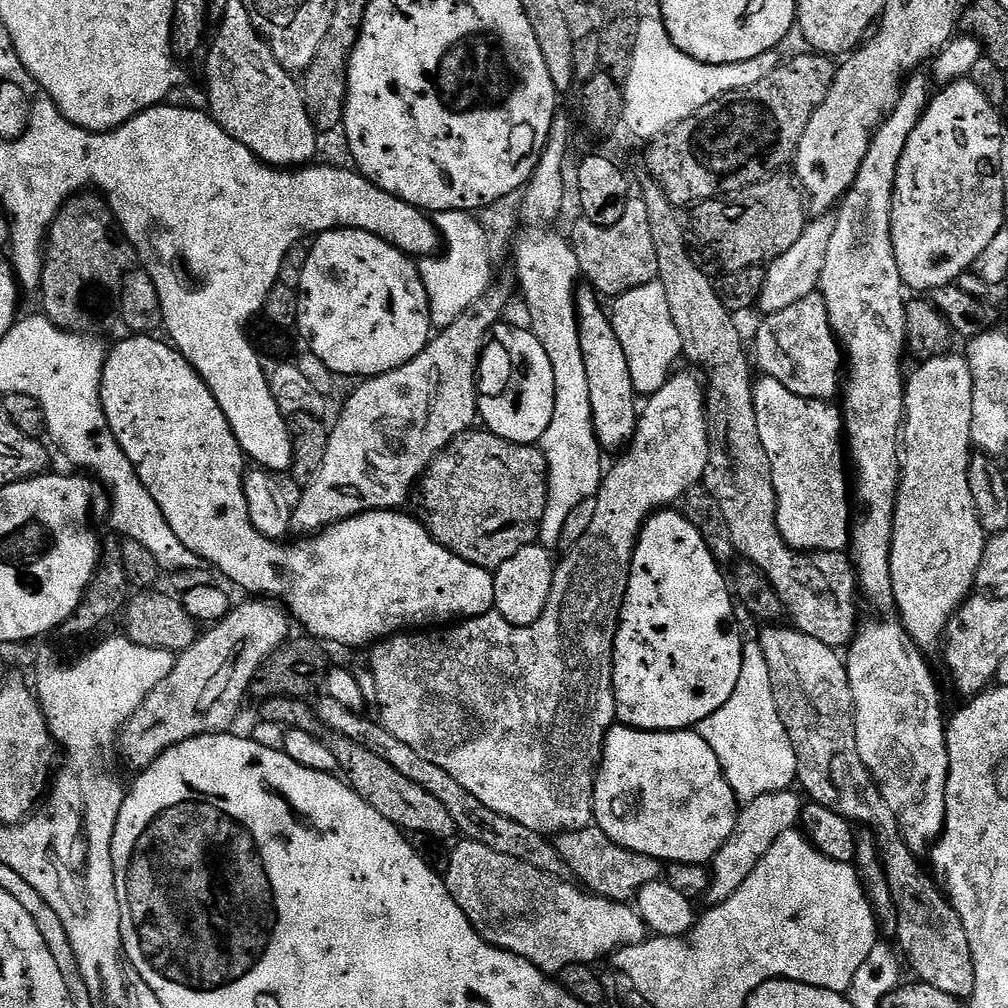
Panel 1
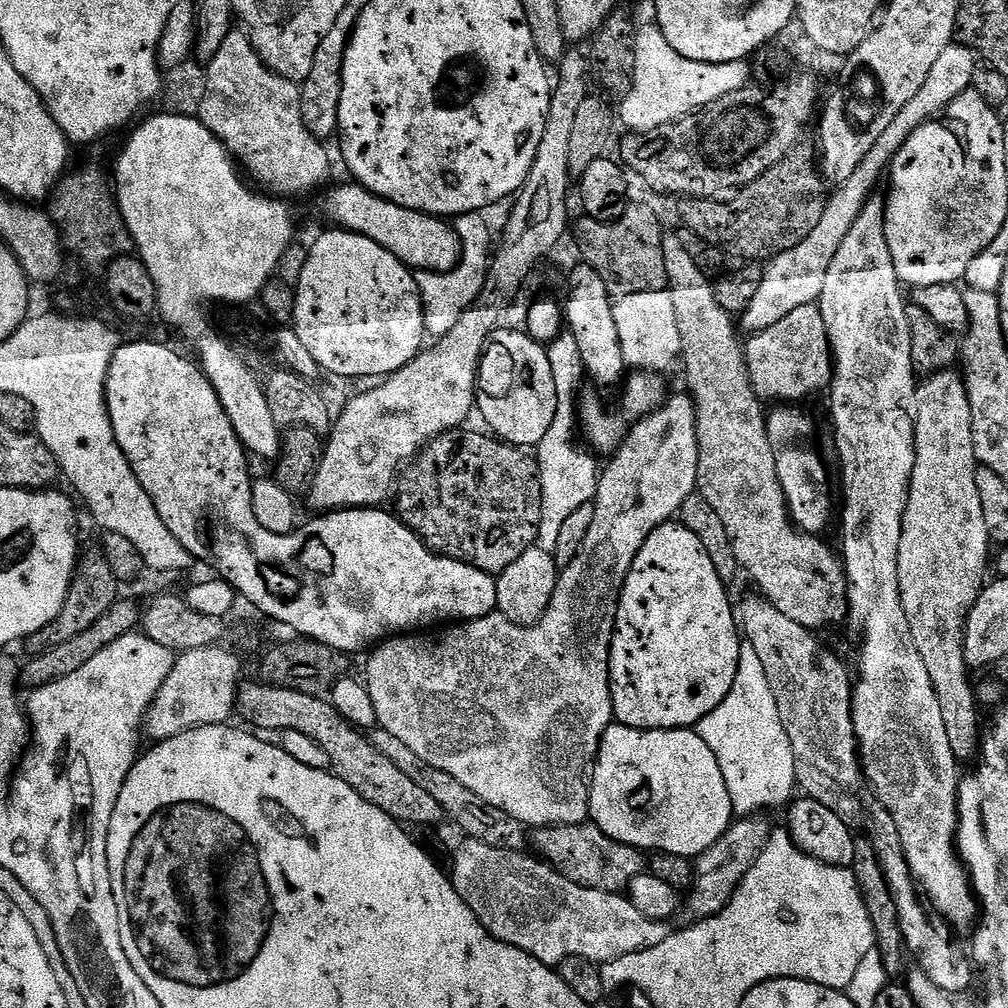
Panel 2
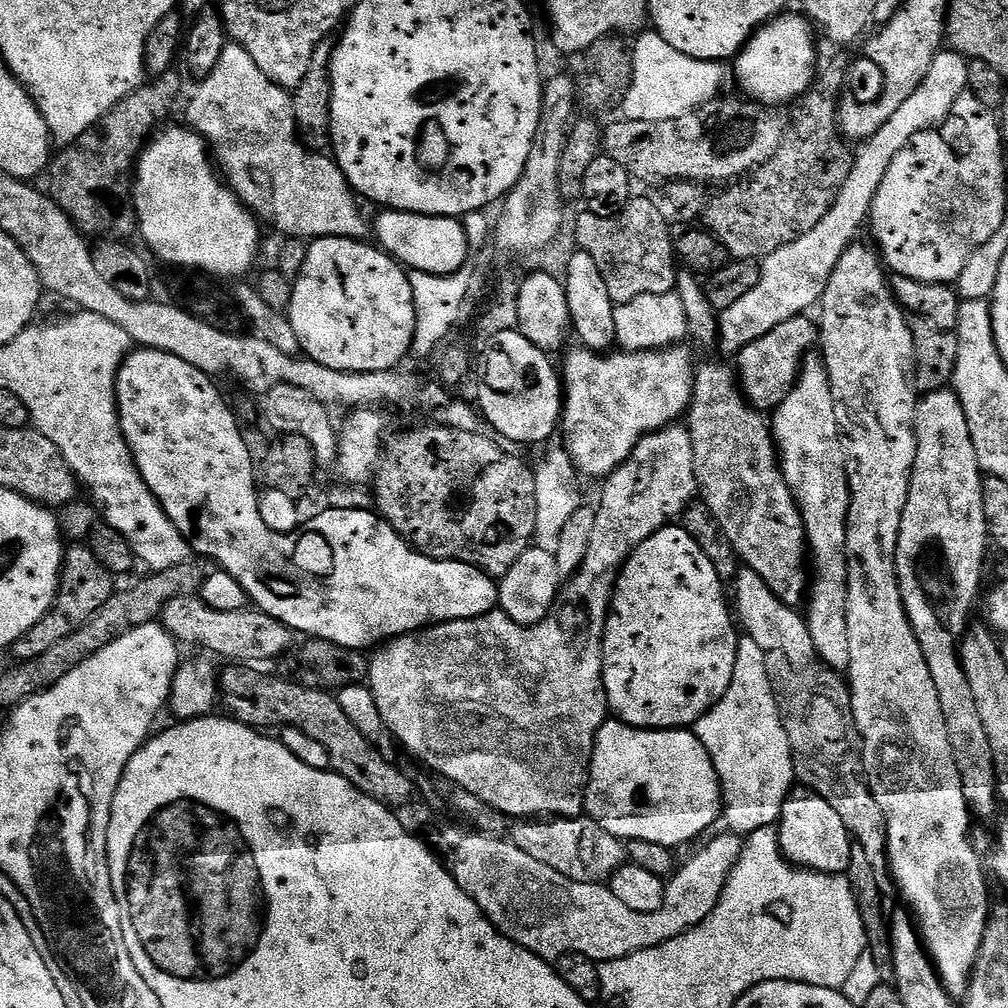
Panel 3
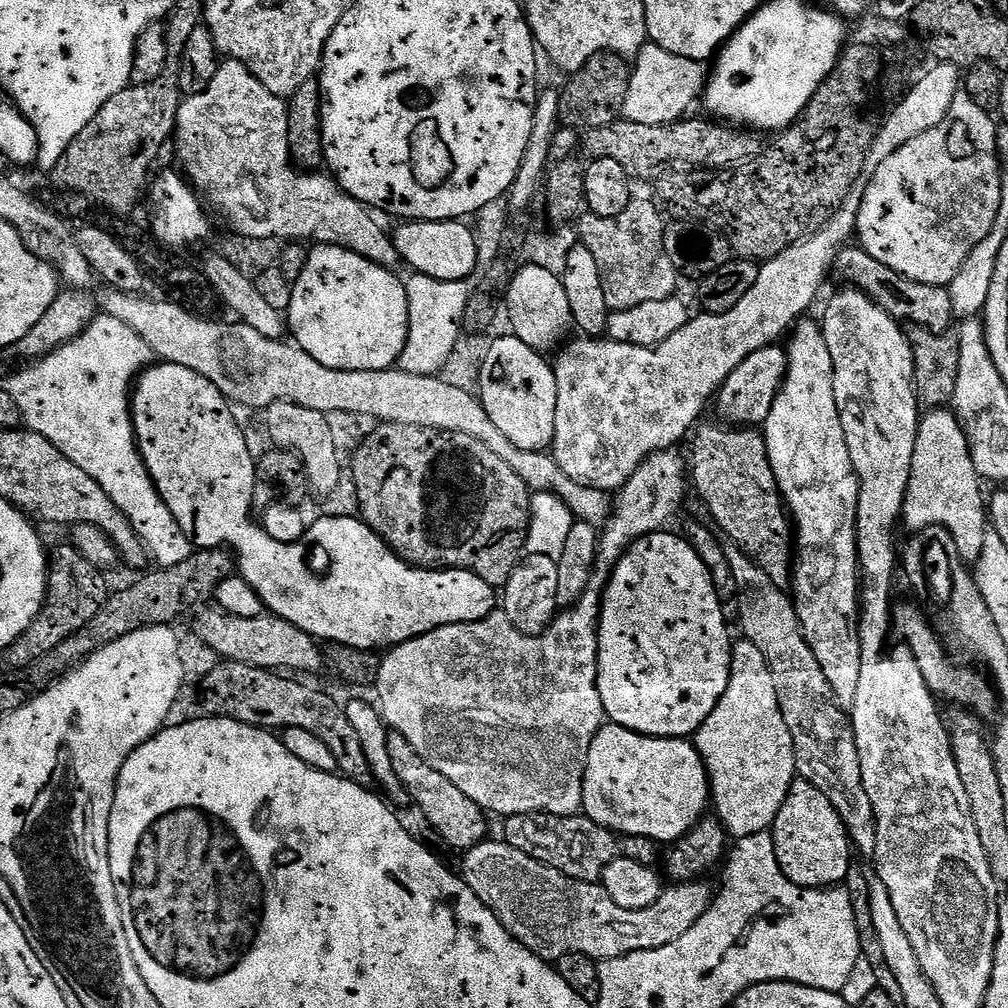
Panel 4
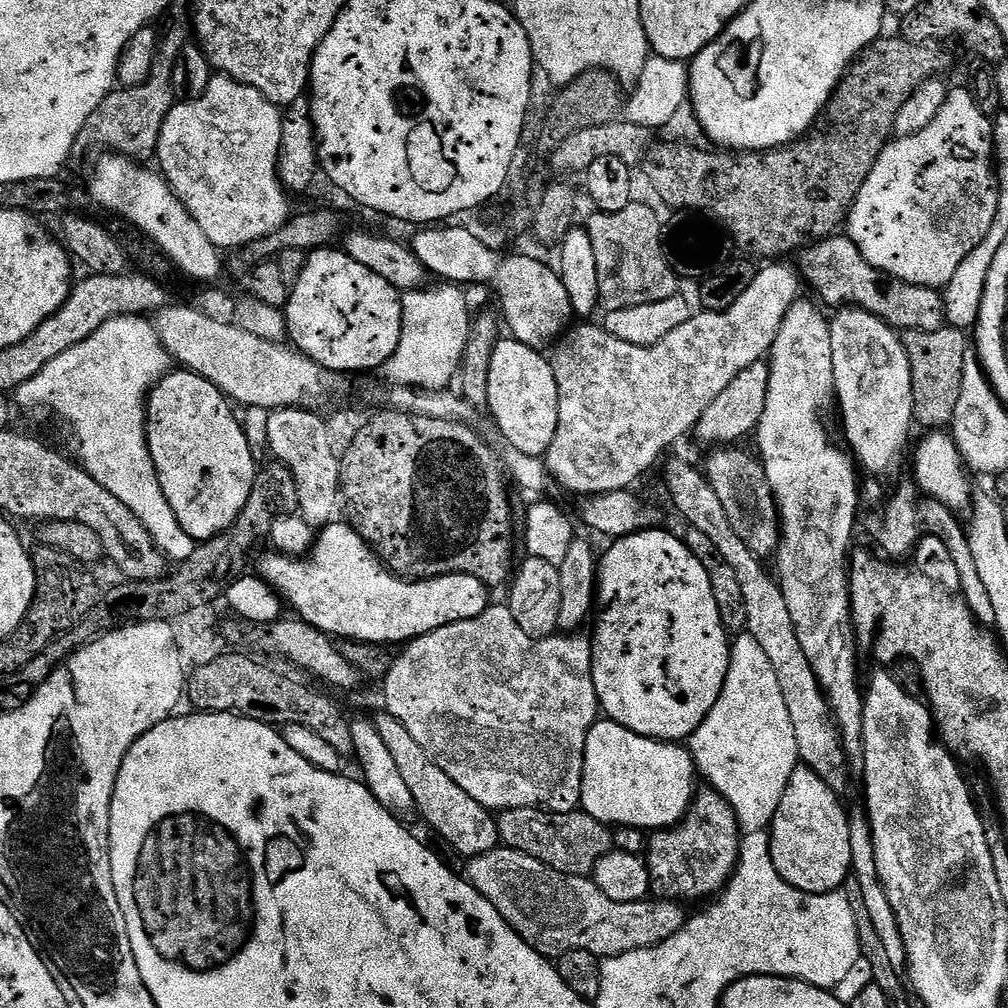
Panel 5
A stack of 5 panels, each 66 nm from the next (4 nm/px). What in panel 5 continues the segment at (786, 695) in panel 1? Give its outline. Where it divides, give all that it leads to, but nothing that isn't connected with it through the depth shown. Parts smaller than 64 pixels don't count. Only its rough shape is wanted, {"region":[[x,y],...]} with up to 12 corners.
{"region":[[697,465],[664,488],[685,525],[718,546],[746,602],[803,767],[832,792],[850,765],[779,583],[738,538]]}

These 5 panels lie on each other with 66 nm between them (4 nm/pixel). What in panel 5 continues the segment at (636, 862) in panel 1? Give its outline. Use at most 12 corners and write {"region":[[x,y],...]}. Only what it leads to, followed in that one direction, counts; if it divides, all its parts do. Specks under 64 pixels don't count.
{"region":[[506,808],[500,844],[591,877],[614,848],[583,810]]}

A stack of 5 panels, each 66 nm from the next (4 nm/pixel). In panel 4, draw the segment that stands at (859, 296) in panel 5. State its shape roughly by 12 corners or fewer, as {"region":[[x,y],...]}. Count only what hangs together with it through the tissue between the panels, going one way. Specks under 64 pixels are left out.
{"region":[[841,248],[834,272],[895,320],[953,327],[947,288],[914,282]]}

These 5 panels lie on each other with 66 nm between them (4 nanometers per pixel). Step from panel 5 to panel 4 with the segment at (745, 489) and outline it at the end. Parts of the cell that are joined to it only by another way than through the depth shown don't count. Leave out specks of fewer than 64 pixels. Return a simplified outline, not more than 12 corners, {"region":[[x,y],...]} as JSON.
{"region":[[701,423],[691,487],[715,527],[790,584],[790,517],[763,435]]}

